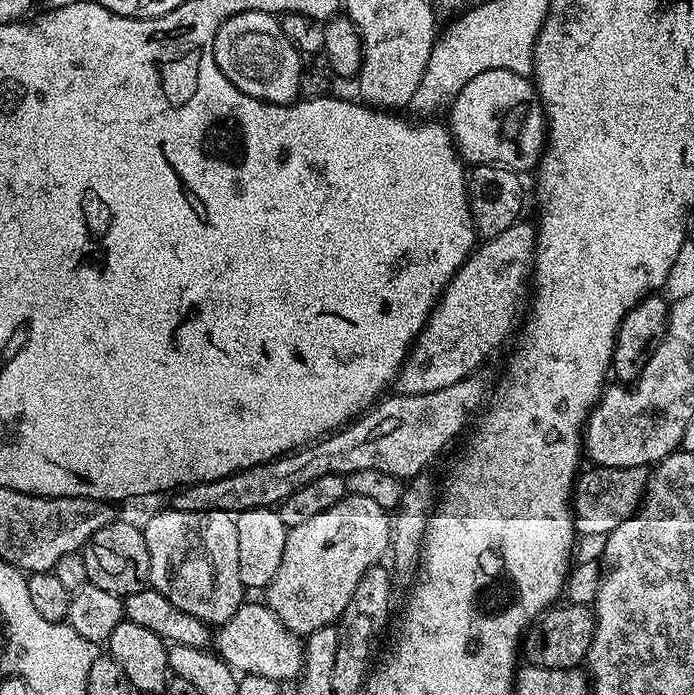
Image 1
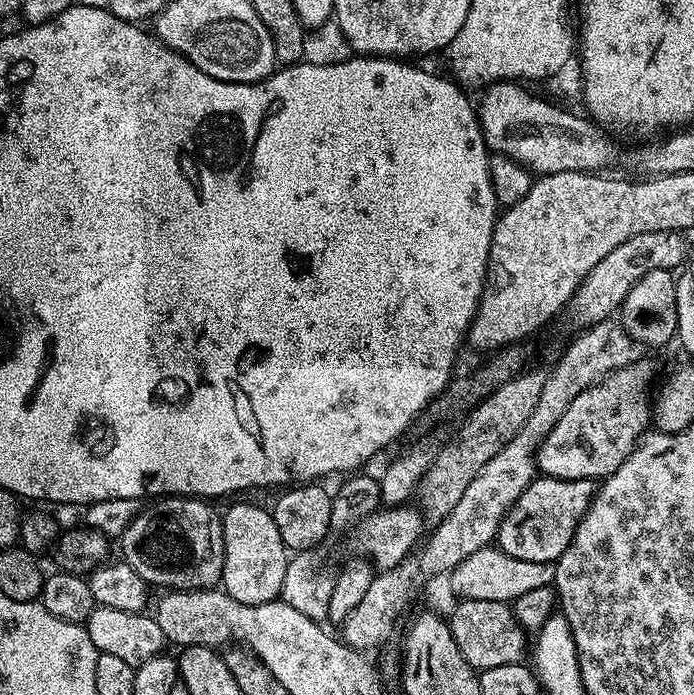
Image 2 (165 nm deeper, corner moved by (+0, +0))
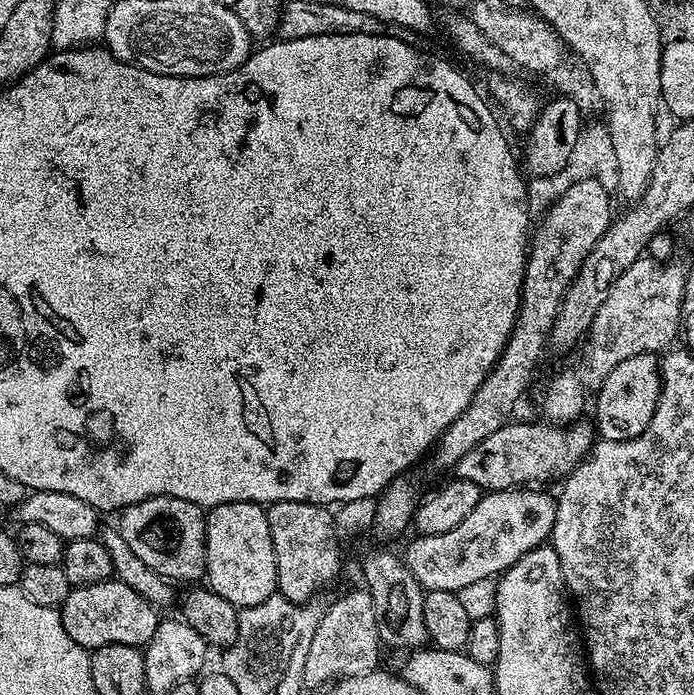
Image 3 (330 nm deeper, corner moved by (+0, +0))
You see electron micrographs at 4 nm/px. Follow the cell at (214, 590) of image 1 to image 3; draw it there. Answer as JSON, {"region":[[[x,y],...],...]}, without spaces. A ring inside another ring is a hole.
{"region":[[[151,496],[148,500],[143,500],[137,504],[132,504],[128,508],[123,509],[119,513],[120,521],[118,527],[122,538],[126,538],[126,546],[130,546],[130,550],[134,550],[134,554],[138,554],[138,558],[142,558],[142,562],[146,562],[146,566],[150,566],[150,570],[154,570],[159,576],[164,577],[169,582],[177,582],[176,580],[192,580],[188,582],[196,582],[196,580],[205,575],[204,567],[206,566],[206,546],[204,545],[204,522],[206,519],[205,509],[194,502],[186,502],[182,498],[174,498],[173,496]]]}

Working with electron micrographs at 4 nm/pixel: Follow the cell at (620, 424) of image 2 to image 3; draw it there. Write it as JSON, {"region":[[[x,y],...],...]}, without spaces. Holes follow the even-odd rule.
{"region":[[[584,418],[563,426],[555,422],[516,424],[509,422],[494,430],[490,438],[482,438],[466,458],[457,462],[454,472],[461,480],[474,482],[484,492],[501,492],[513,486],[528,486],[532,480],[567,477],[594,447],[594,428]]]}

